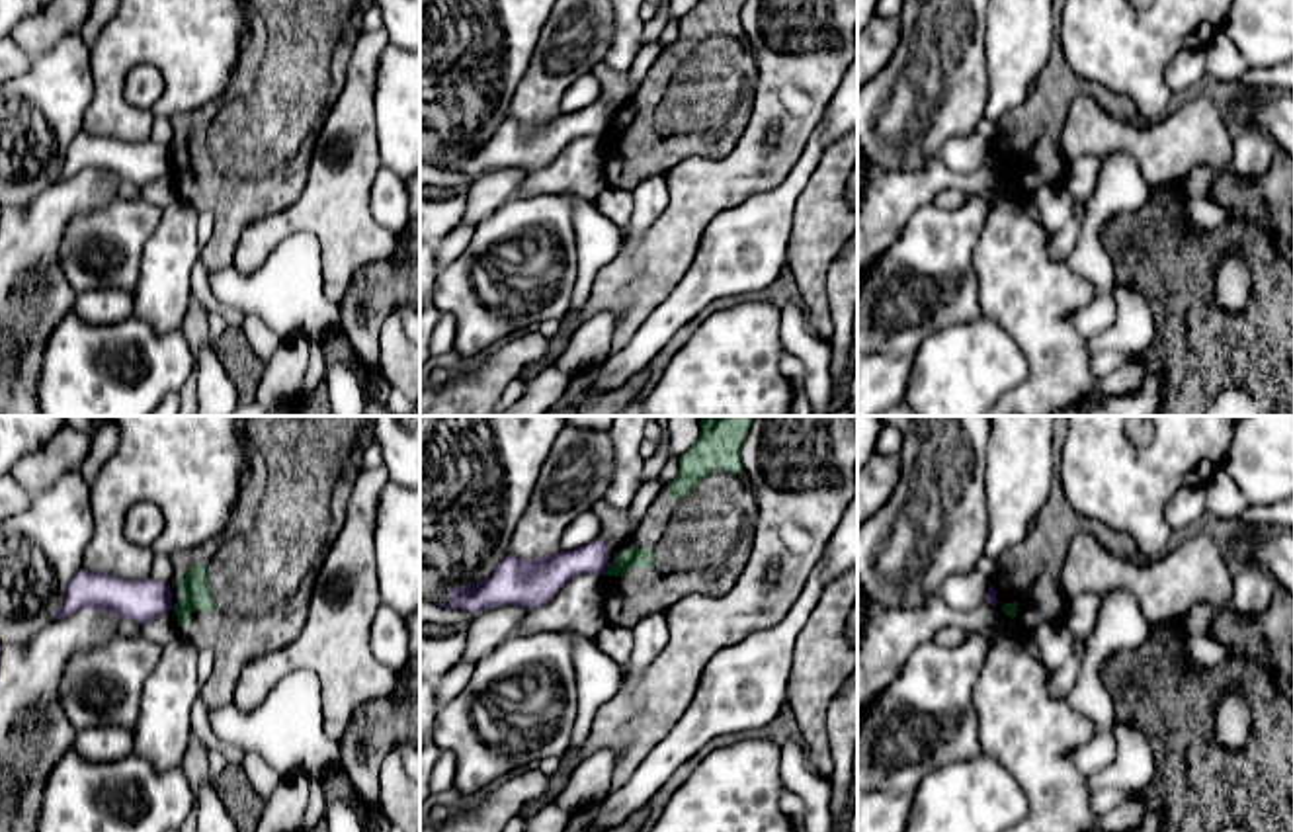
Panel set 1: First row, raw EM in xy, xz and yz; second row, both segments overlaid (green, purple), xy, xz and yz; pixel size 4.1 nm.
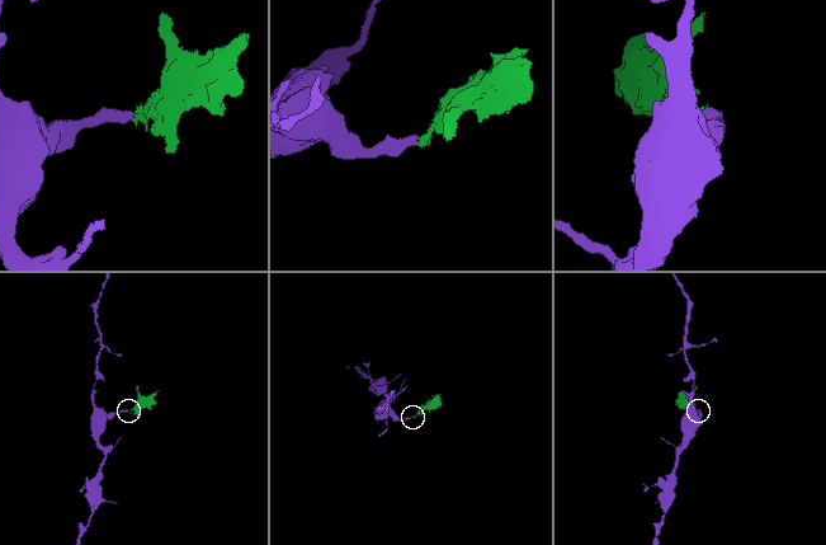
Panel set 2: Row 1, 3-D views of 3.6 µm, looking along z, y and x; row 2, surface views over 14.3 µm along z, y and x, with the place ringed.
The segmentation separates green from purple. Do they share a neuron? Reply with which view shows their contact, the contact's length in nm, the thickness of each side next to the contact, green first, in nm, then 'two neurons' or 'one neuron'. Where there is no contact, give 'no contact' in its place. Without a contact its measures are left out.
contact in xz; length 50 nm; calibres 90 and 160 nm; two neurons

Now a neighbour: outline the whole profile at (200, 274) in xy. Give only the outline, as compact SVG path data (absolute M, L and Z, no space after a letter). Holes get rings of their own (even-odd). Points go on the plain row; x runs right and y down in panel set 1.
M197 260L191 270L191 297L199 301L209 314L221 314L229 326L242 326L244 316L215 299L209 287L209 270L201 260Z

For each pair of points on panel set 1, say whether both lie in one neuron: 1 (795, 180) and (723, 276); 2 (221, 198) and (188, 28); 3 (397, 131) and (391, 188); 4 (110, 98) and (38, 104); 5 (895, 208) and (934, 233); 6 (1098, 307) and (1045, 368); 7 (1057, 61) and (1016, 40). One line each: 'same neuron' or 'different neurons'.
1: same neuron
2: different neurons
3: different neurons
4: different neurons
5: different neurons
6: different neurons
7: different neurons

